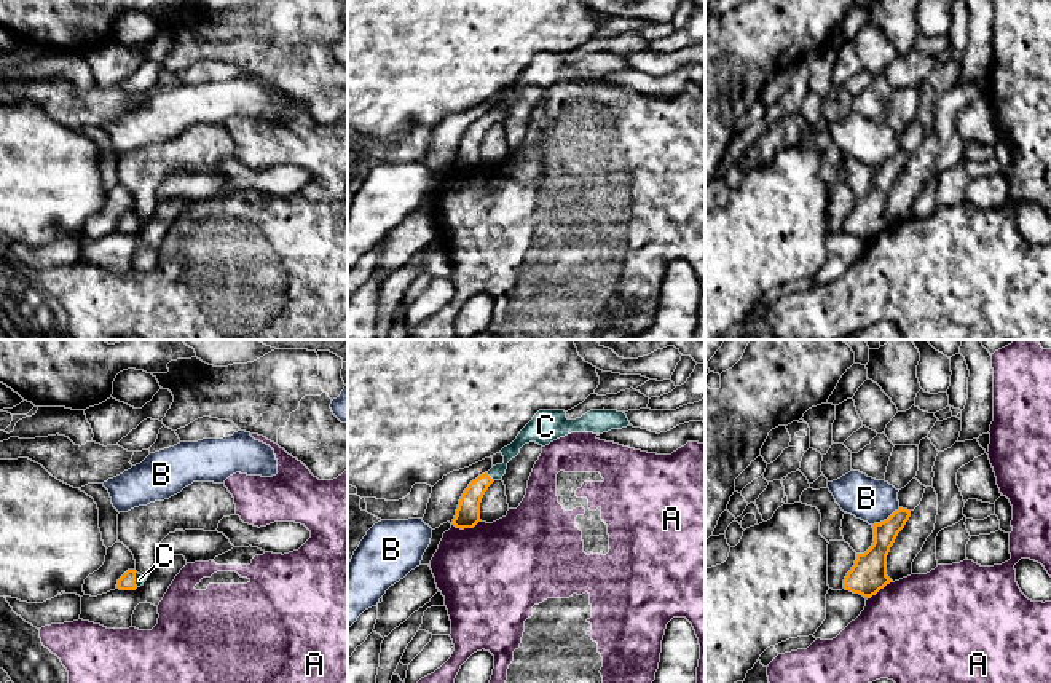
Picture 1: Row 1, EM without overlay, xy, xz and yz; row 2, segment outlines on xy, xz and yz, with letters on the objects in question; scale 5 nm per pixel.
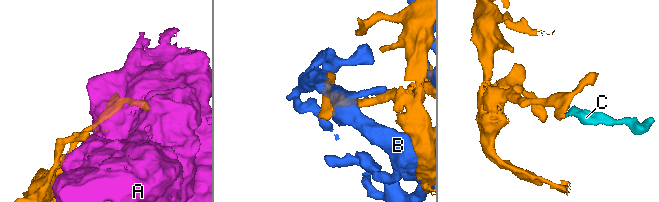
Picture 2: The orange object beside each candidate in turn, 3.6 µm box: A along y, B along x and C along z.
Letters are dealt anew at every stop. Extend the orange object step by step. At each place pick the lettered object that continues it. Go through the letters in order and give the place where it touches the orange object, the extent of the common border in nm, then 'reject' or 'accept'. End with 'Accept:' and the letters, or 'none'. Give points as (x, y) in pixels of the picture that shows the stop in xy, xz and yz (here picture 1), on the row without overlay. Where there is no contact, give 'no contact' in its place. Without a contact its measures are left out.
A: meets orange in xz at (466, 169); contact 150 nm long; reject
B: meets orange in yz at (887, 161); contact 170 nm long; reject
C: meets orange in xz at (490, 120); contact 60 nm long; accept
Accept: C

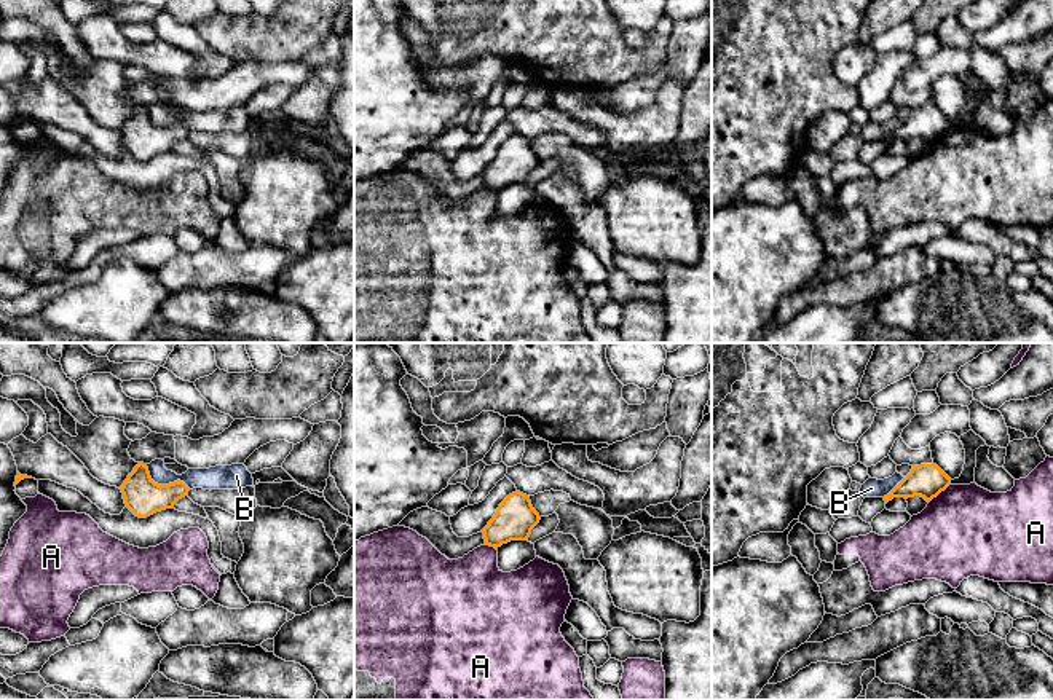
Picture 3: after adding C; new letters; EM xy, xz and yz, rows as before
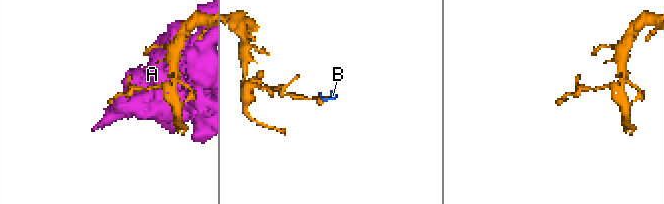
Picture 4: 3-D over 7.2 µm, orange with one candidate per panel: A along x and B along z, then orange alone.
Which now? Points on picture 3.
A: meets orange in yz at (938, 136); contact 150 nm long; reject
B: meets orange in xy at (165, 128); contact 260 nm long; reject
Accept: none

